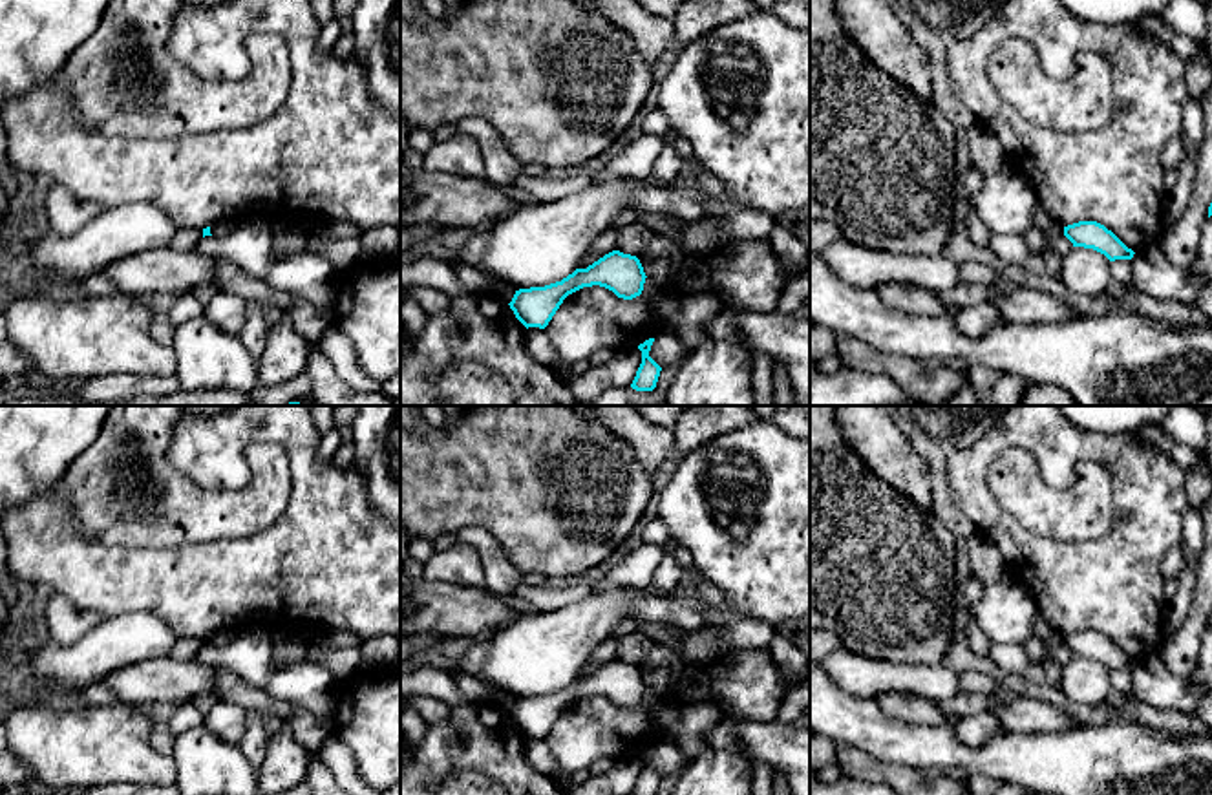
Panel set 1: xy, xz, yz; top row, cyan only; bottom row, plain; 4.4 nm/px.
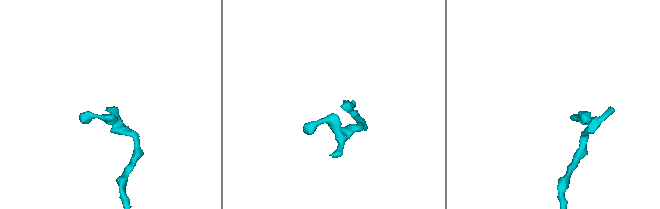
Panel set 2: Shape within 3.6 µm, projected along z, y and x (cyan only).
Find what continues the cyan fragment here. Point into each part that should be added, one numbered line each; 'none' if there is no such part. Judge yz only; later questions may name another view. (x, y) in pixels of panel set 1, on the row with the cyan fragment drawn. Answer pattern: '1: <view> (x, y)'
none

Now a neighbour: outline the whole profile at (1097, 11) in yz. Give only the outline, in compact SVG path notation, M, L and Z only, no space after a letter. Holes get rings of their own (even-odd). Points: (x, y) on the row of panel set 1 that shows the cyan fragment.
M1062 0L1066 9L1091 24L1117 26L1163 16L1172 0Z

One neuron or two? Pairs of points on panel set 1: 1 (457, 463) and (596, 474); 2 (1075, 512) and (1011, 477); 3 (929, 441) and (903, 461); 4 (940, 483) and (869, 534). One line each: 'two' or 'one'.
1: one
2: one
3: two
4: two

